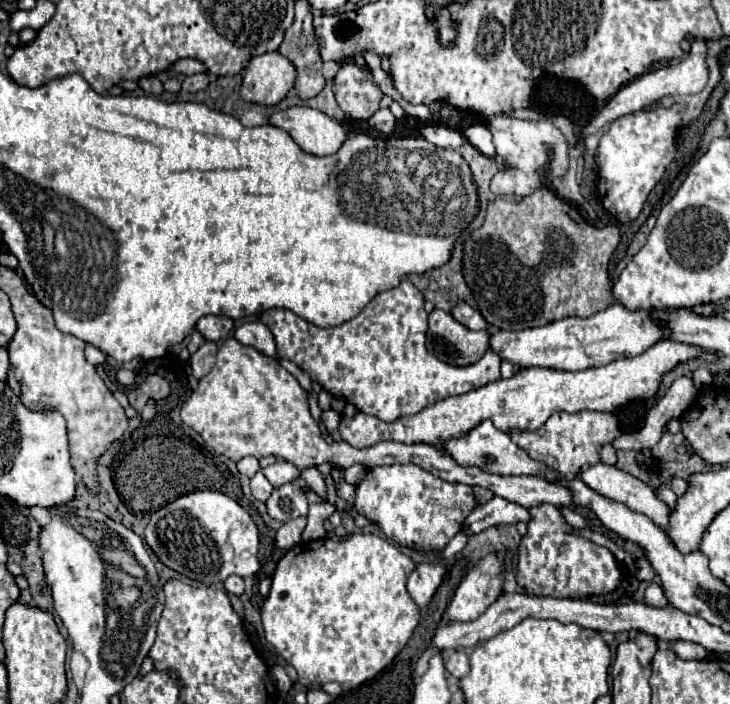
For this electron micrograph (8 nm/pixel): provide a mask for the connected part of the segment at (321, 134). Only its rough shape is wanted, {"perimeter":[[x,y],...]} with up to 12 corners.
{"perimeter":[[306,105],[270,123],[302,151],[334,155],[348,135],[336,119]]}

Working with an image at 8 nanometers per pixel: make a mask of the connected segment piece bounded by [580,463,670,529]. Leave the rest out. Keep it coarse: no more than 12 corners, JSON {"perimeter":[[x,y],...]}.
{"perimeter":[[596,463],[580,479],[666,529],[670,507],[644,481]]}

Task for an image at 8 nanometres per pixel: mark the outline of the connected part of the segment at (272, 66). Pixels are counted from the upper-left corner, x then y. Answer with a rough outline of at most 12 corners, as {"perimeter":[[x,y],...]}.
{"perimeter":[[278,51],[258,55],[242,71],[248,103],[278,105],[296,69]]}

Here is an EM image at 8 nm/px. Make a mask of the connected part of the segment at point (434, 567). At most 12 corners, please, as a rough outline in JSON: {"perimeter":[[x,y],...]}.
{"perimeter":[[442,561],[418,563],[406,583],[420,607],[432,601],[446,565]]}

